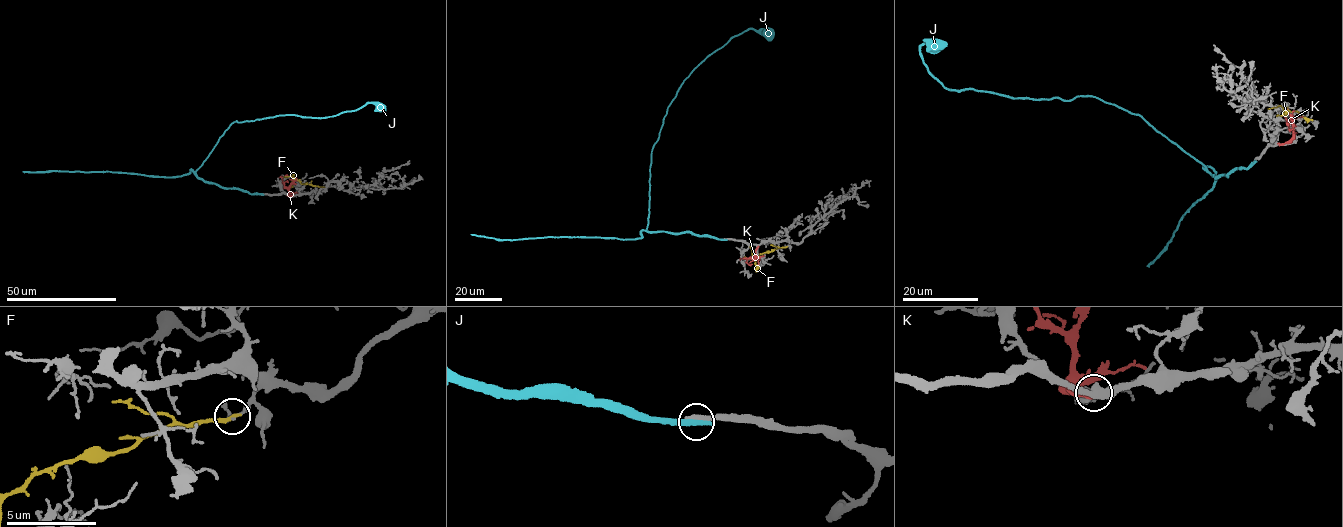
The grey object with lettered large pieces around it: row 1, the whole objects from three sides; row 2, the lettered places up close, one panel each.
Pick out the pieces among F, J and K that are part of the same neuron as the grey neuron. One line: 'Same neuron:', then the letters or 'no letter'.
Same neuron: no letter

